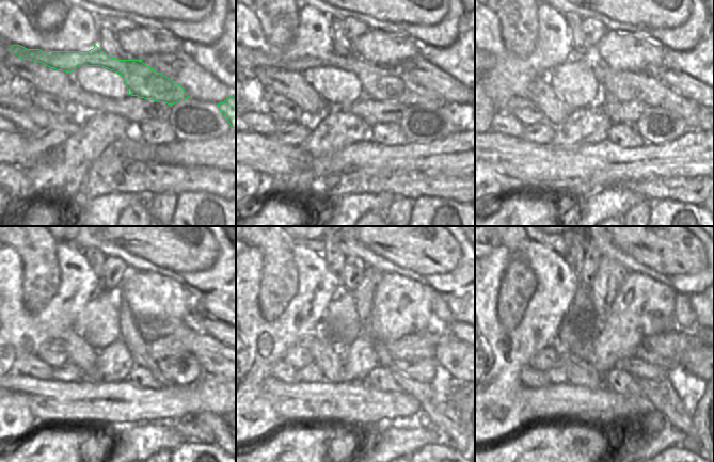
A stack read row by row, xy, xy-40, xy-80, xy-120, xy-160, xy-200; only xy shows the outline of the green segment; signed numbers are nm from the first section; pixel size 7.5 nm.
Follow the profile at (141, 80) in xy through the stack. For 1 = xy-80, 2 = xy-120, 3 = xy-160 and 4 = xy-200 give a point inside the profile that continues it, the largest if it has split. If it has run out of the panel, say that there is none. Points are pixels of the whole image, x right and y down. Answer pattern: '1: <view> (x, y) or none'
1: xy-80 (622, 84)
2: xy-120 (213, 355)
3: xy-160 (450, 353)
4: xy-200 (692, 360)

